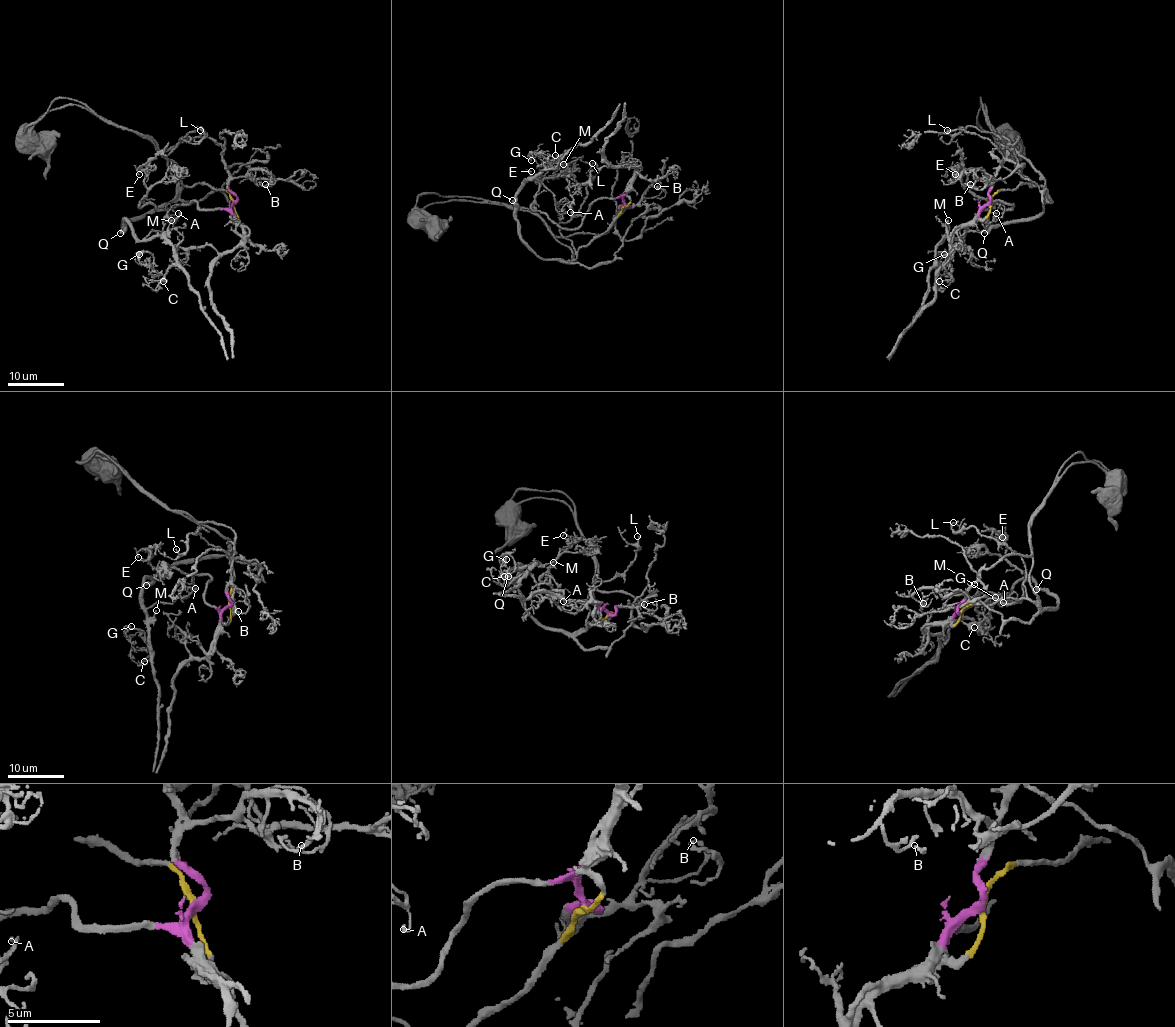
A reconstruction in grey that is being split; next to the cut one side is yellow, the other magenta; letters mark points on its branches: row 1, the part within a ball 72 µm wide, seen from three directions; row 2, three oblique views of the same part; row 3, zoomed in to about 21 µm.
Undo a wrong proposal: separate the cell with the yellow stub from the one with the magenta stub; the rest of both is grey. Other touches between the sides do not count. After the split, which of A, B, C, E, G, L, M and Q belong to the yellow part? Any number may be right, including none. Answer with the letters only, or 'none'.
A, C, G, L, M, Q

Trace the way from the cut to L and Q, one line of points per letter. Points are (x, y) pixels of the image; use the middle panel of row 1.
L: (625, 206), (607, 229), (576, 250), (559, 232), (561, 222), (580, 207), (586, 184), (597, 172), (592, 163)
Q: (625, 206), (607, 229), (578, 250), (573, 260), (545, 260), (522, 238), (512, 200)

